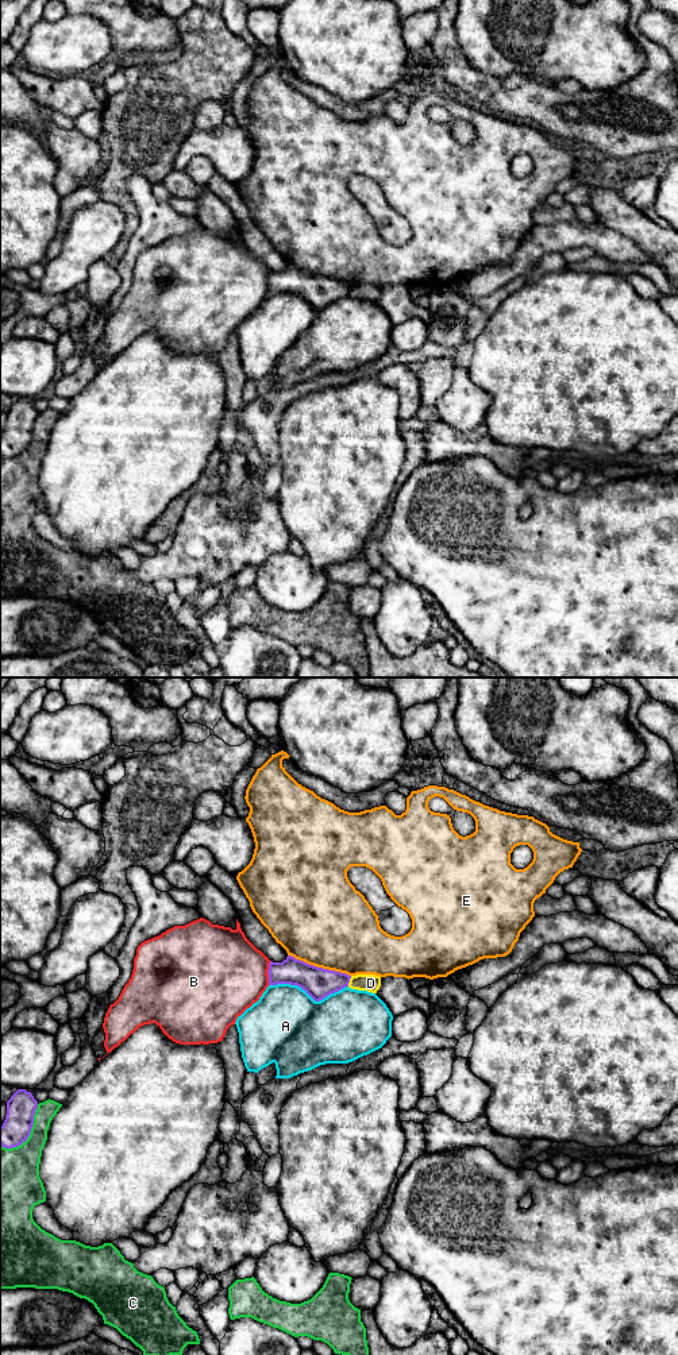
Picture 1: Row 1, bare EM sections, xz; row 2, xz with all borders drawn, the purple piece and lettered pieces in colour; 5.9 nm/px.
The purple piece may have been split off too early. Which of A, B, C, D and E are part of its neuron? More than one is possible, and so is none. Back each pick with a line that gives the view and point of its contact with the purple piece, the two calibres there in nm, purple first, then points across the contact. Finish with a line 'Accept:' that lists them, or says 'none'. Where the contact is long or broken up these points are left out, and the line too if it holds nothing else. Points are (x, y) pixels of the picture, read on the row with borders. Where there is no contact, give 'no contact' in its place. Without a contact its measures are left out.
Accept: none

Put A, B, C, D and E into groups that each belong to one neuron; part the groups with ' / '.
A / B / C / D / E

